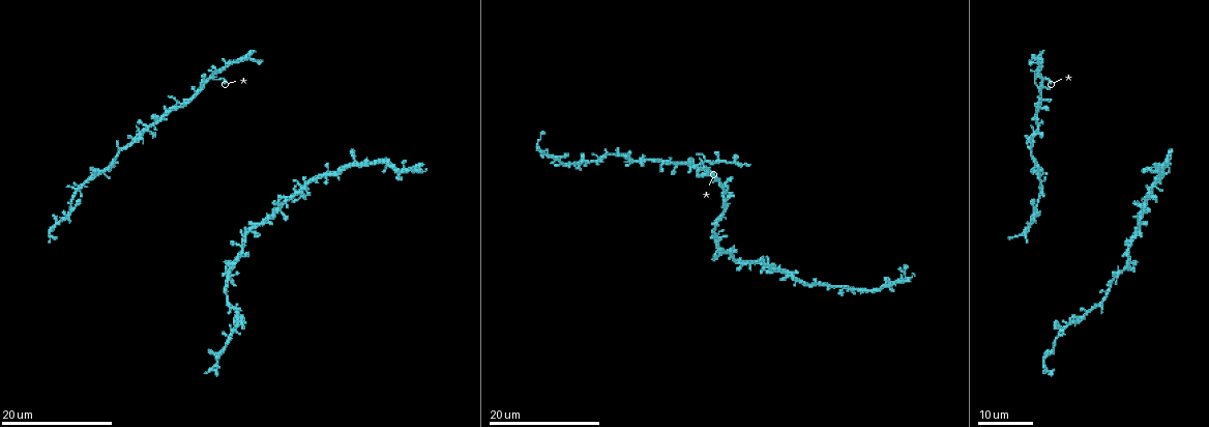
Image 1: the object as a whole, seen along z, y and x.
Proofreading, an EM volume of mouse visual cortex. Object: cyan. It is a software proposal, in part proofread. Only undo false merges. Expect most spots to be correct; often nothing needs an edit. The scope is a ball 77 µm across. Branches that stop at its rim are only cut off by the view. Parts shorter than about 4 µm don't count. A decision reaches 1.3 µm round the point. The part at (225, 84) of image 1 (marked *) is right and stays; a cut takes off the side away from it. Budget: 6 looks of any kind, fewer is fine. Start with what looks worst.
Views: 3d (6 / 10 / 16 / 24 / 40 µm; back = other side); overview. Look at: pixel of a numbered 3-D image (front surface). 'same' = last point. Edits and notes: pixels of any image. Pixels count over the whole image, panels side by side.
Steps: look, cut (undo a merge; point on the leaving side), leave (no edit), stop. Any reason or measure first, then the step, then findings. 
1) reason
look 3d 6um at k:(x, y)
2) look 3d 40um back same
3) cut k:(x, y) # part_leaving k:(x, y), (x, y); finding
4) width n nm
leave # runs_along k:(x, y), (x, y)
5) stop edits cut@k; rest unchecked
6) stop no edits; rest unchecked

small branch off a trunk
look 3d 24um at 1:(209, 369)

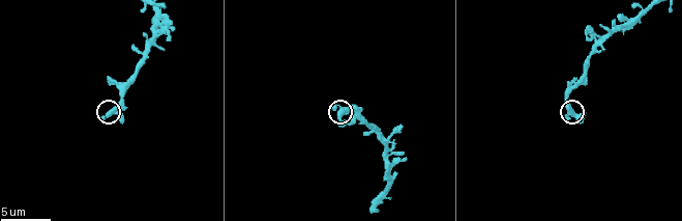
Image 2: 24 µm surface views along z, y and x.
closer look
look 3d 6um at 2:(571, 112)

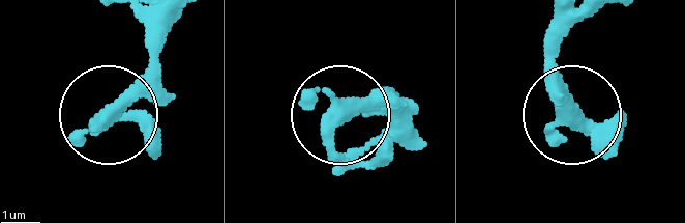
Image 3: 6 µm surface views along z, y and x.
width 340 nm
leave # runs_along 3:(173, 23), (103, 115), (149, 139); all the same neuron

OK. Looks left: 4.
look 3d 16um at 1:(208, 77)

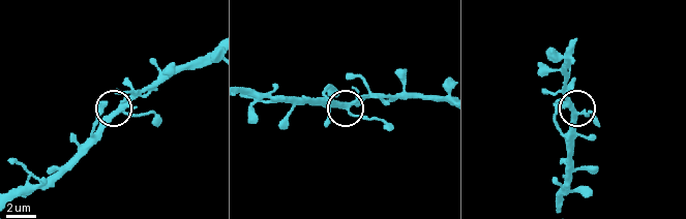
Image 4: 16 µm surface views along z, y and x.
closer look
look 3d 10um at 4:(573, 115)

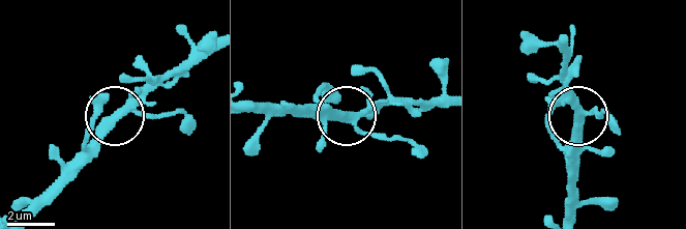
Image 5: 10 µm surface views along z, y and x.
arms 3
leave # all the same neuron

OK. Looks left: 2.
looks like a crossing
look 3d 6um at 2:(385, 141)

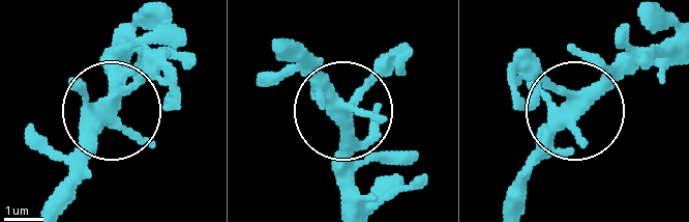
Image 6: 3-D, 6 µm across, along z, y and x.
arms 5
leave # one neuron here

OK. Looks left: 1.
stop no edits; rest unchecked

